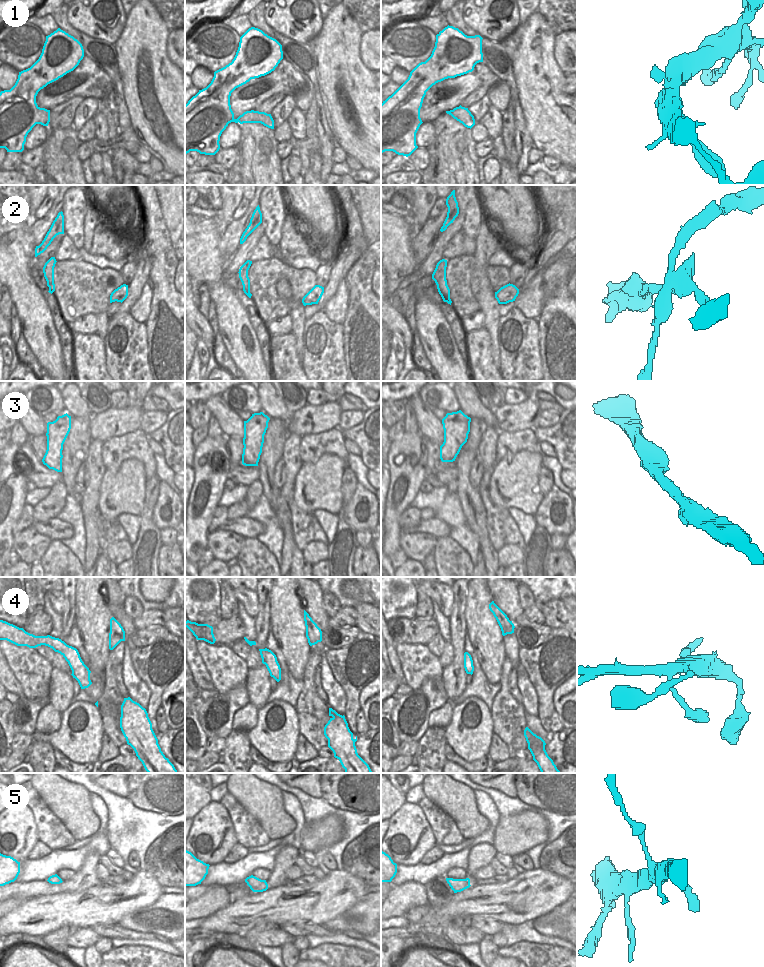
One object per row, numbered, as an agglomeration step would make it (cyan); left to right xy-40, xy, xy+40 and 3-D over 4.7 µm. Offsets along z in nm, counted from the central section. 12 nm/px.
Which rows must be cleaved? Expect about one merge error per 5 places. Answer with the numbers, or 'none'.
2.

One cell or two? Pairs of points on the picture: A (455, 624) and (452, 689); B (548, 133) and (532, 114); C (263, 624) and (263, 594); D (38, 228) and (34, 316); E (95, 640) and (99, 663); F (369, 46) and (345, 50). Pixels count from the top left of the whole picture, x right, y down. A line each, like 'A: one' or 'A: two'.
A: one
B: one
C: one
D: two
E: one
F: two

